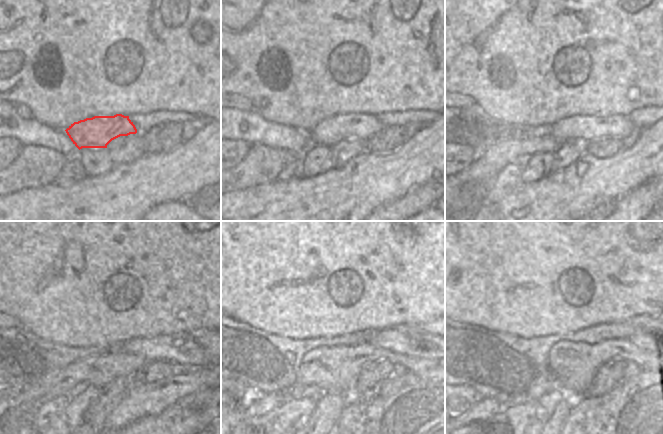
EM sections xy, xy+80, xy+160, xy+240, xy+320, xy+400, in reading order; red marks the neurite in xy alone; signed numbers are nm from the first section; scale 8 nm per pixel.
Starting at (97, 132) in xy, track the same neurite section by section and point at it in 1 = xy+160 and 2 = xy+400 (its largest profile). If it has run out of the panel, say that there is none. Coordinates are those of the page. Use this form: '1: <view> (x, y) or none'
1: xy+160 (582, 129)
2: xy+400 (648, 340)

